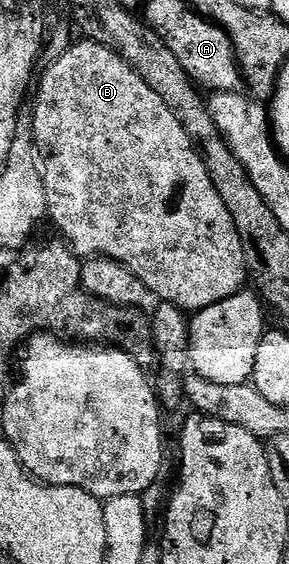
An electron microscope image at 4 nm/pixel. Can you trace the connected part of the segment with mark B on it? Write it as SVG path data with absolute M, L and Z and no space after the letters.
M84 38L70 43L64 52L56 57L57 61L46 70L40 73L41 85L37 88L37 97L33 100L33 120L31 119L31 131L33 133L33 144L37 148L37 159L41 166L41 177L43 178L43 186L45 187L45 206L47 209L48 219L53 219L53 224L58 228L60 239L72 249L74 256L78 258L92 258L94 256L105 256L108 260L114 260L121 264L127 270L139 278L139 282L143 282L146 293L153 292L158 297L158 301L173 304L176 308L181 309L186 314L201 312L207 306L215 306L215 302L223 302L223 298L231 298L235 293L242 291L247 284L247 273L245 271L245 255L243 254L243 242L239 242L239 234L235 230L235 222L231 222L231 214L227 214L227 206L223 206L223 198L219 198L219 190L215 190L215 186L211 182L211 174L207 174L207 166L203 166L201 156L193 148L191 138L187 138L187 130L183 130L183 126L179 126L179 118L175 118L175 114L171 114L171 110L167 106L167 102L163 102L163 98L159 98L159 94L155 94L155 90L151 90L151 86L147 86L147 82L143 82L143 78L139 78L139 74L133 71L132 66L123 58L119 58L119 54L115 54L107 46L96 44L93 40Z

